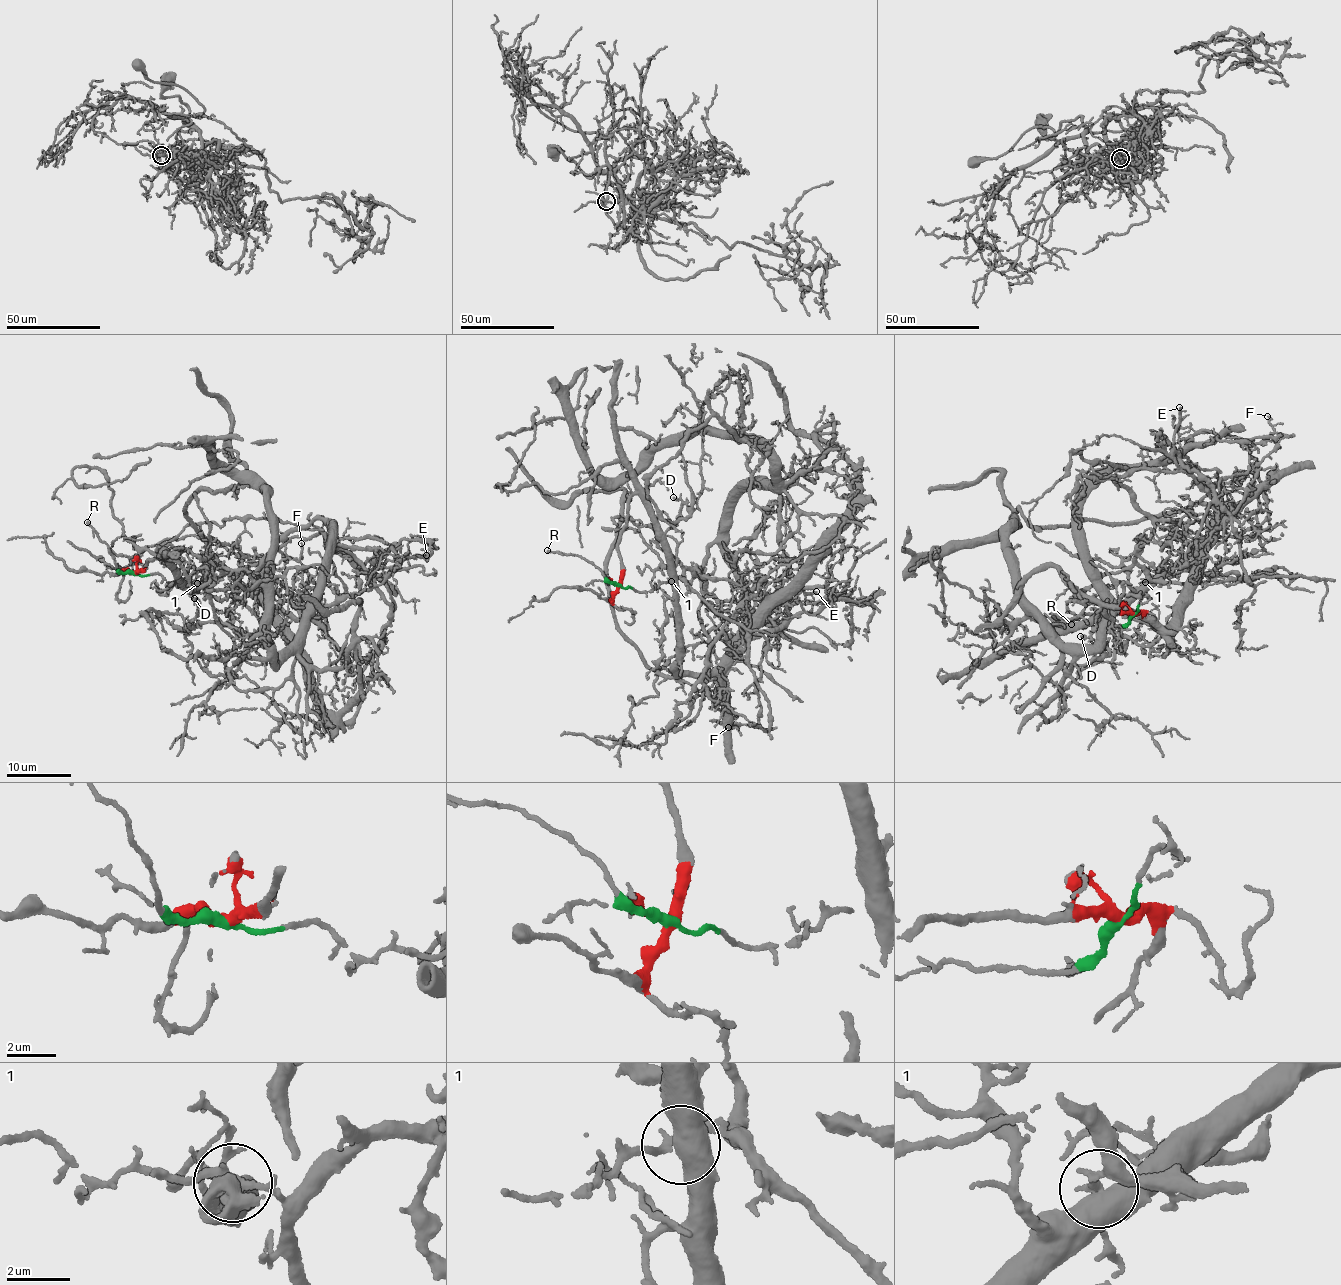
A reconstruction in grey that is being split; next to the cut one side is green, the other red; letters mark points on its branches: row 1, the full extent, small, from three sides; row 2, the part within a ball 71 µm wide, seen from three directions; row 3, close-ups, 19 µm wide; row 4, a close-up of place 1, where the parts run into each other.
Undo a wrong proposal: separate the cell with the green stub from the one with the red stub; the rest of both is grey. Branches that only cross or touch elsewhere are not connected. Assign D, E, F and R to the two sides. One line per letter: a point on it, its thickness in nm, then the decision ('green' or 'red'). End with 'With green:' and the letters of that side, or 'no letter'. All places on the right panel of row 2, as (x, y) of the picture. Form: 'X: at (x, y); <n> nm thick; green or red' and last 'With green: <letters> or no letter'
D: at (1080, 636); 160 nm thick; red
E: at (1179, 407); 150 nm thick; green
F: at (1267, 416); 160 nm thick; green
R: at (1071, 624); 190 nm thick; green
With green: E, F, R

